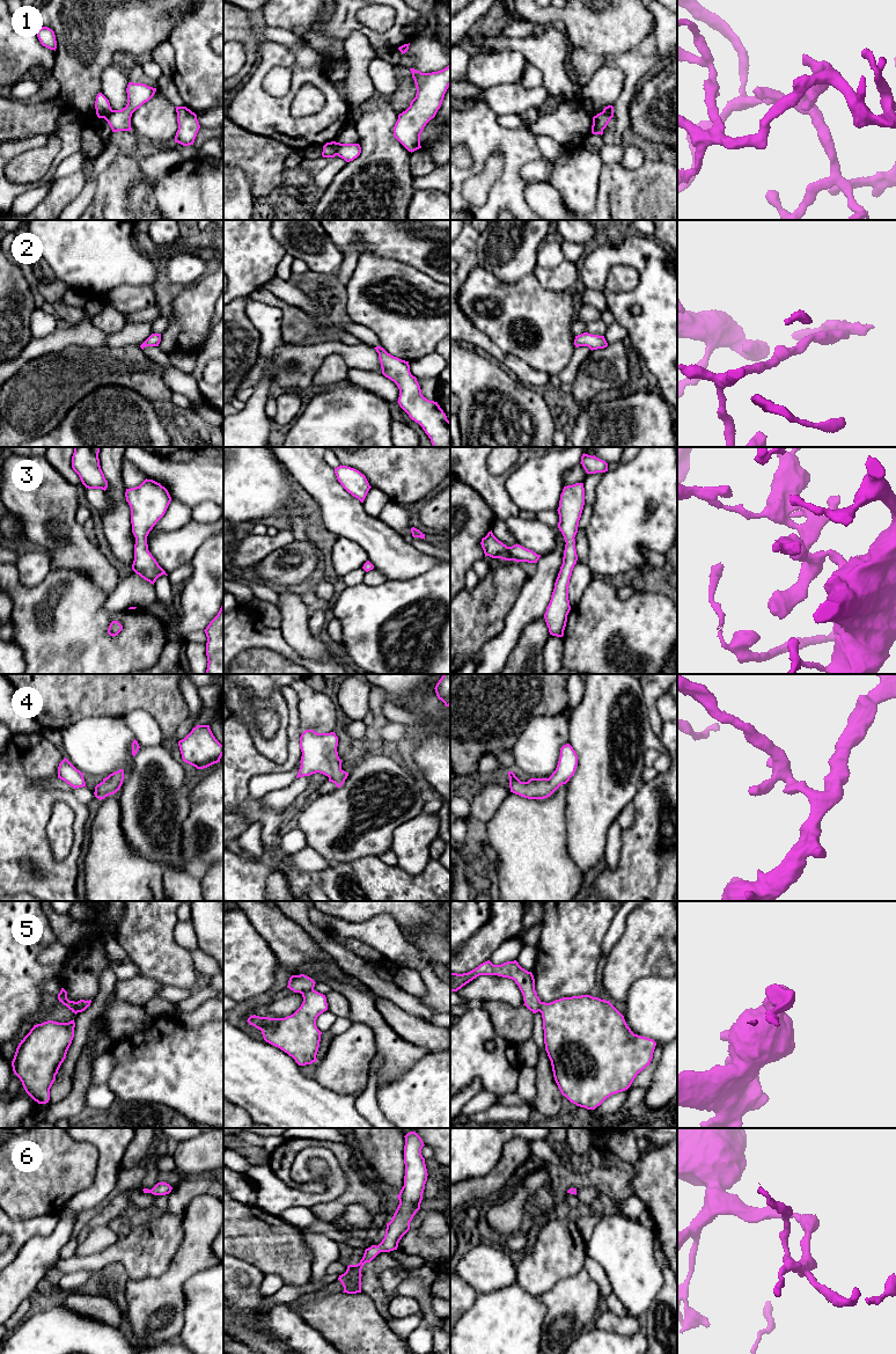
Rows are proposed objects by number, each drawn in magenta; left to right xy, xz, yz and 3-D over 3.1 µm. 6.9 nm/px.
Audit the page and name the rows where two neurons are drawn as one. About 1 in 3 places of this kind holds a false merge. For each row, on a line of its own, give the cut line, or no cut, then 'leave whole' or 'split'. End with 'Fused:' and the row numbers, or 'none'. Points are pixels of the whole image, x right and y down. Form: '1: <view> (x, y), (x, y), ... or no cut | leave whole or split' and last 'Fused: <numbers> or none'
1: xz (335, 143), (337, 154) | split
2: no cut | leave whole
3: no cut | leave whole
4: no cut | leave whole
5: xy (86, 1001), (79, 1005), (78, 1011) | split
6: no cut | leave whole
Fused: 1, 5

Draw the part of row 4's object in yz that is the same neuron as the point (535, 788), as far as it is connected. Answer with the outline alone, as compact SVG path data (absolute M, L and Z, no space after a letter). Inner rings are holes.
M566 744L560 748L557 768L549 778L530 778L528 782L521 782L513 771L508 771L511 792L528 799L548 798L570 781L576 766L578 755L573 747Z

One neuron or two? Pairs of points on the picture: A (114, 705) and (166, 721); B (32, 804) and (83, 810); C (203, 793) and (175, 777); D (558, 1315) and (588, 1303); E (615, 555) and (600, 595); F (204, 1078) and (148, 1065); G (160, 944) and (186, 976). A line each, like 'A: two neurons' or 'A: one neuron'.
A: one neuron
B: one neuron
C: two neurons
D: one neuron
E: two neurons
F: one neuron
G: one neuron

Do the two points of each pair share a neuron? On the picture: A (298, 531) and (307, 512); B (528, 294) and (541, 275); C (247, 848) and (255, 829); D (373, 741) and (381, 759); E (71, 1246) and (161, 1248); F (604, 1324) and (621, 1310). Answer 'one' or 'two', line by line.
A: one
B: two
C: one
D: two
E: two
F: two

